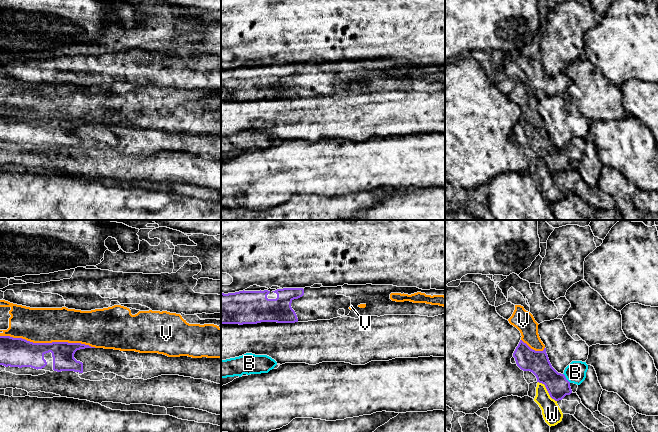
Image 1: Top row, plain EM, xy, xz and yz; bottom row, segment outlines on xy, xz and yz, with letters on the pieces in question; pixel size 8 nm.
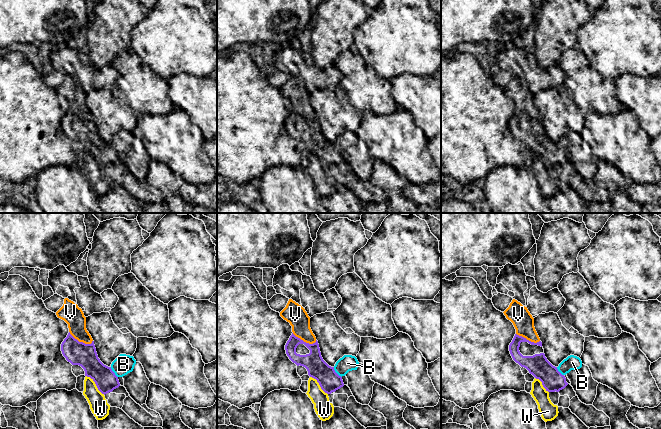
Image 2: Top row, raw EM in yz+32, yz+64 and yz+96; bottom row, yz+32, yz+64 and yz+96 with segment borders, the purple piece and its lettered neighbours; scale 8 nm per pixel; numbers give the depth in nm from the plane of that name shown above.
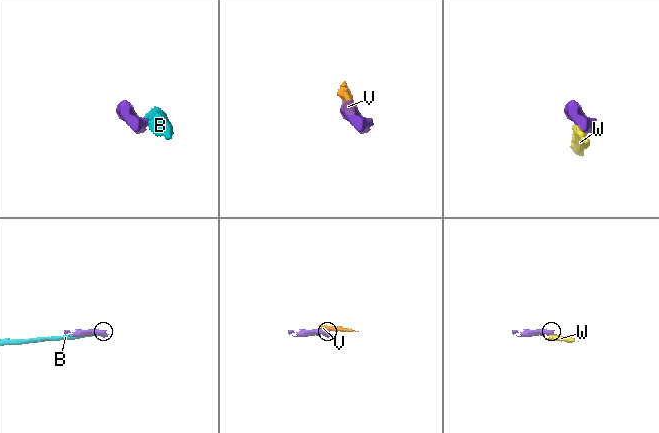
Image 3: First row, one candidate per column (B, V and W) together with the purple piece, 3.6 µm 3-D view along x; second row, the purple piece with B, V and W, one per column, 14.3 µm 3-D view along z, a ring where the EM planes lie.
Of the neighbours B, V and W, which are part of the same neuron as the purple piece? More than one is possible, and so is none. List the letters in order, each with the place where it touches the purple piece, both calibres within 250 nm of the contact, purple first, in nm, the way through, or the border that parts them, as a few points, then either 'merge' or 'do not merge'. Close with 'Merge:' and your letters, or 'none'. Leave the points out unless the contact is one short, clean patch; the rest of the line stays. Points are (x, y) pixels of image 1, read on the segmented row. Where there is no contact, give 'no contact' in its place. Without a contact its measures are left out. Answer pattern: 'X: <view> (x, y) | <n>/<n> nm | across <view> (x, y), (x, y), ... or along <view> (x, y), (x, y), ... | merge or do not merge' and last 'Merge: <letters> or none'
B: yz (565, 378) | 180/170 nm | do not merge
V: xy (48, 343) | 220/280 nm | do not merge
W: yz (547, 390) | 190/160 nm | do not merge
Merge: none

